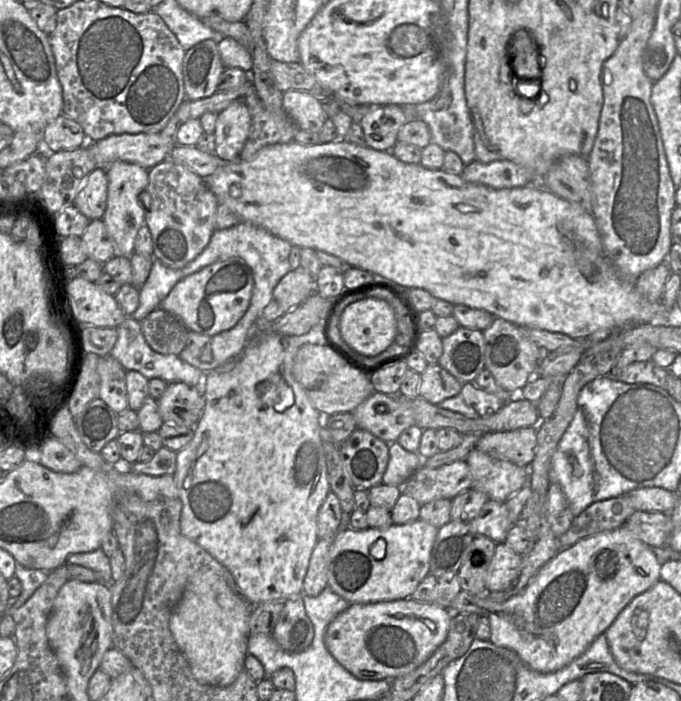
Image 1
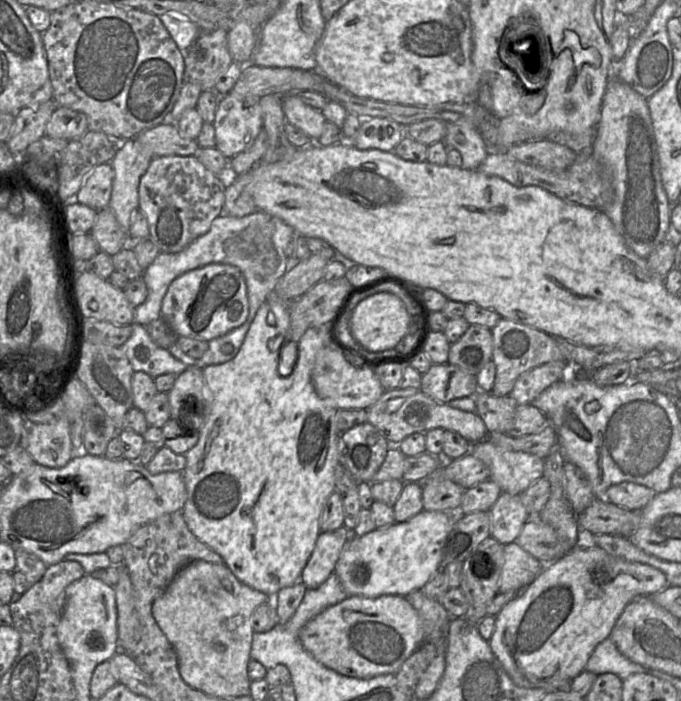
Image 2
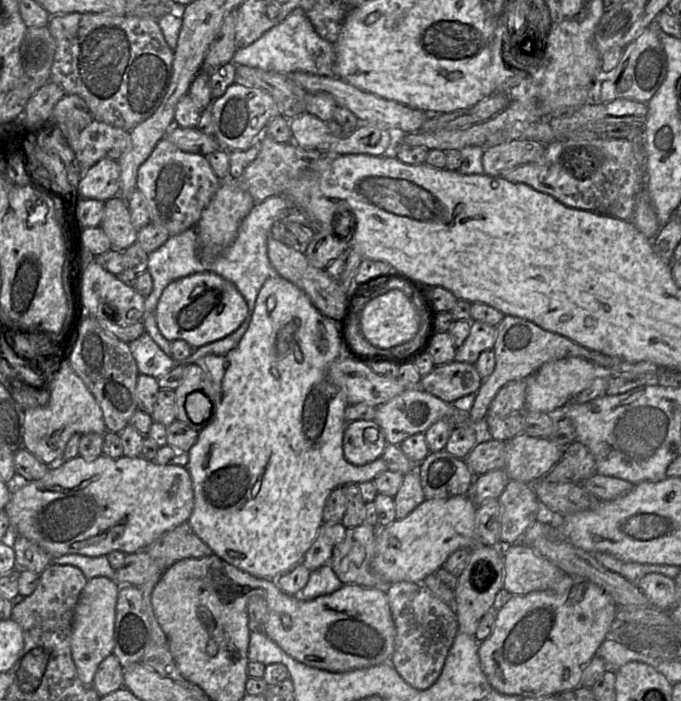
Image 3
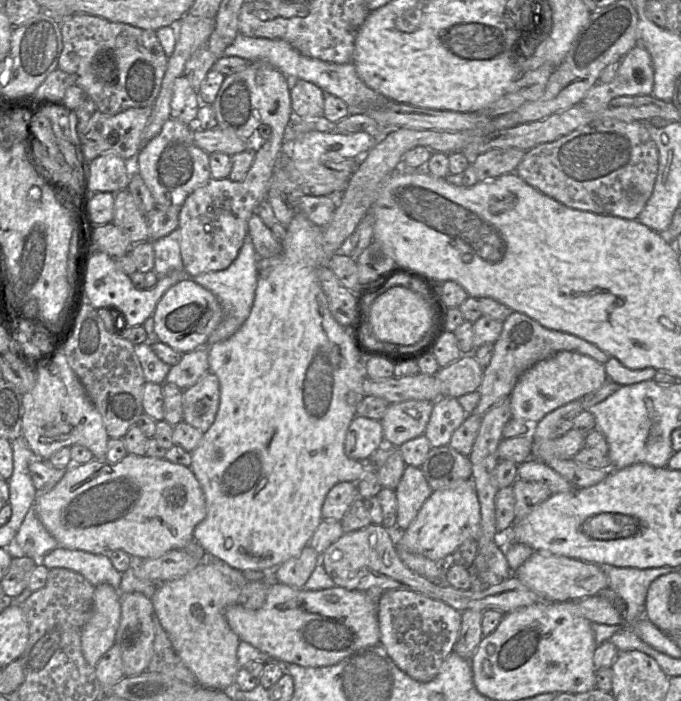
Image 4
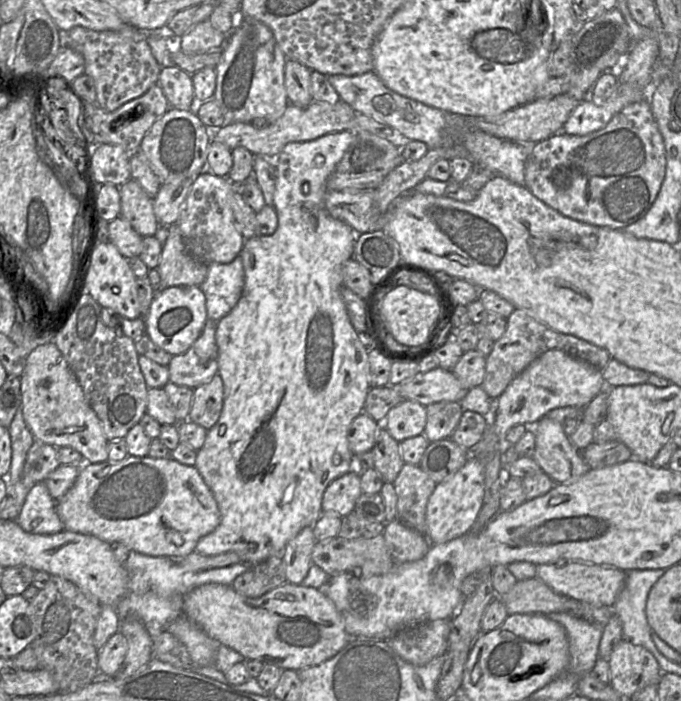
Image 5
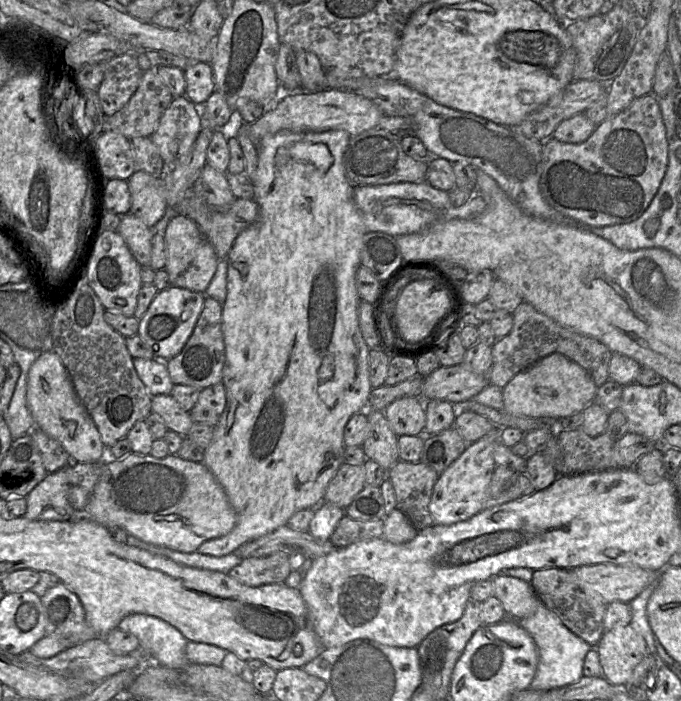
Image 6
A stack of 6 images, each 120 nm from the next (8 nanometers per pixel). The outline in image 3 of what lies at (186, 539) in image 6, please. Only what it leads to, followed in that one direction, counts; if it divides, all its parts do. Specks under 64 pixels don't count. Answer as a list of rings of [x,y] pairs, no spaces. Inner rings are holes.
[[[103,454],[94,460],[77,456],[49,466],[50,470],[43,478],[21,483],[13,489],[4,510],[12,535],[33,541],[52,557],[67,554],[99,557],[112,551],[132,554],[145,550],[164,532],[187,522],[194,508],[192,479],[183,466],[159,465],[142,457],[124,455],[112,459]]]

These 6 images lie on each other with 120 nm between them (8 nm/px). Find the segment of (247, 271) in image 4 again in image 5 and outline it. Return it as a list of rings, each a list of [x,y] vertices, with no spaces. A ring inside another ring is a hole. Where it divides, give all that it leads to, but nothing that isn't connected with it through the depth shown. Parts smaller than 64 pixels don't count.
[[[238,255],[232,262],[211,263],[199,288],[206,298],[207,319],[219,321],[239,301],[244,286],[243,261]]]

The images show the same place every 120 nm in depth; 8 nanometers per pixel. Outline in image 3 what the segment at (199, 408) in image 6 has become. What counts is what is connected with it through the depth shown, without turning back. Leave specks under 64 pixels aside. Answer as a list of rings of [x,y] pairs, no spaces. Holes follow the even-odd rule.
[[[201,363],[185,365],[183,381],[174,391],[176,402],[176,420],[181,421],[191,429],[200,432],[211,422],[214,413],[209,419],[204,420],[202,423],[196,424],[191,421],[186,413],[185,401],[187,396],[195,391],[208,395],[210,399],[212,398],[211,381],[203,365]]]

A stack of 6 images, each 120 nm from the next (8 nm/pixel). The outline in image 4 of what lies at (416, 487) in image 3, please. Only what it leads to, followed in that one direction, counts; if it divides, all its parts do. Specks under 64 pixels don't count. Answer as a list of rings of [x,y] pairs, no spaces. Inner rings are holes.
[[[405,465],[395,488],[399,531],[404,531],[410,526],[432,491],[420,467]]]

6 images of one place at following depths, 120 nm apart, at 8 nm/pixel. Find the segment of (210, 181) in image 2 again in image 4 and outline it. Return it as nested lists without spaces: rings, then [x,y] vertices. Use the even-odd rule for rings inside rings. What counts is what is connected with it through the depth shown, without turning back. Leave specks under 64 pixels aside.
[[[168,119],[161,132],[147,145],[143,146],[134,162],[133,170],[138,172],[150,189],[156,205],[182,206],[186,198],[197,188],[203,186],[211,178],[209,154],[194,144],[194,125],[185,124],[177,119]]]

